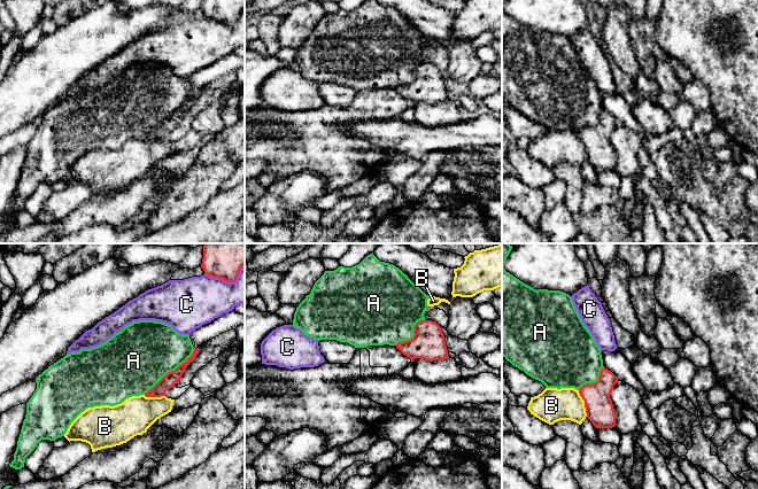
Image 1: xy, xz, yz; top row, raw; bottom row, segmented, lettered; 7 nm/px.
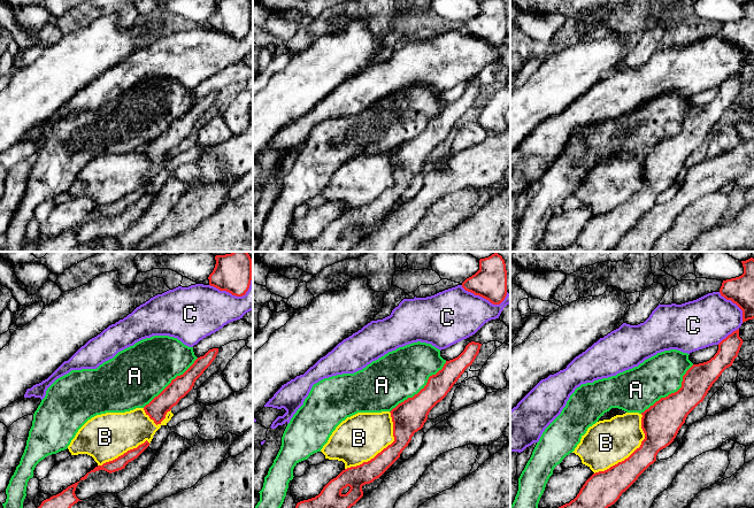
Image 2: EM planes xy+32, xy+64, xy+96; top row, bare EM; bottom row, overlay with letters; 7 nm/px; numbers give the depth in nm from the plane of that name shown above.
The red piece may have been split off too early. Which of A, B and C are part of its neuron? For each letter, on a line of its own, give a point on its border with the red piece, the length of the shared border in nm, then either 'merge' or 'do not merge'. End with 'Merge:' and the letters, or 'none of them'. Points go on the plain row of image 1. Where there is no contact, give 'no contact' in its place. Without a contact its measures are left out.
A: xy (171, 114) | 480 nm | do not merge
B: yz (585, 146) | 200 nm | do not merge
C: xy (227, 24) | 300 nm | do not merge
Merge: none of them

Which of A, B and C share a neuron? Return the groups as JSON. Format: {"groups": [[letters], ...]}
{"groups": [["A"], ["B"], ["C"]]}

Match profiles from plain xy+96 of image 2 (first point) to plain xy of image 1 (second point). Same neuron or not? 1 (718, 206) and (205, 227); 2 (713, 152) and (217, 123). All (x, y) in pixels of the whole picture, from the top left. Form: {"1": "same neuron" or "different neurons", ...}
{"1": "different neurons", "2": "same neuron"}

